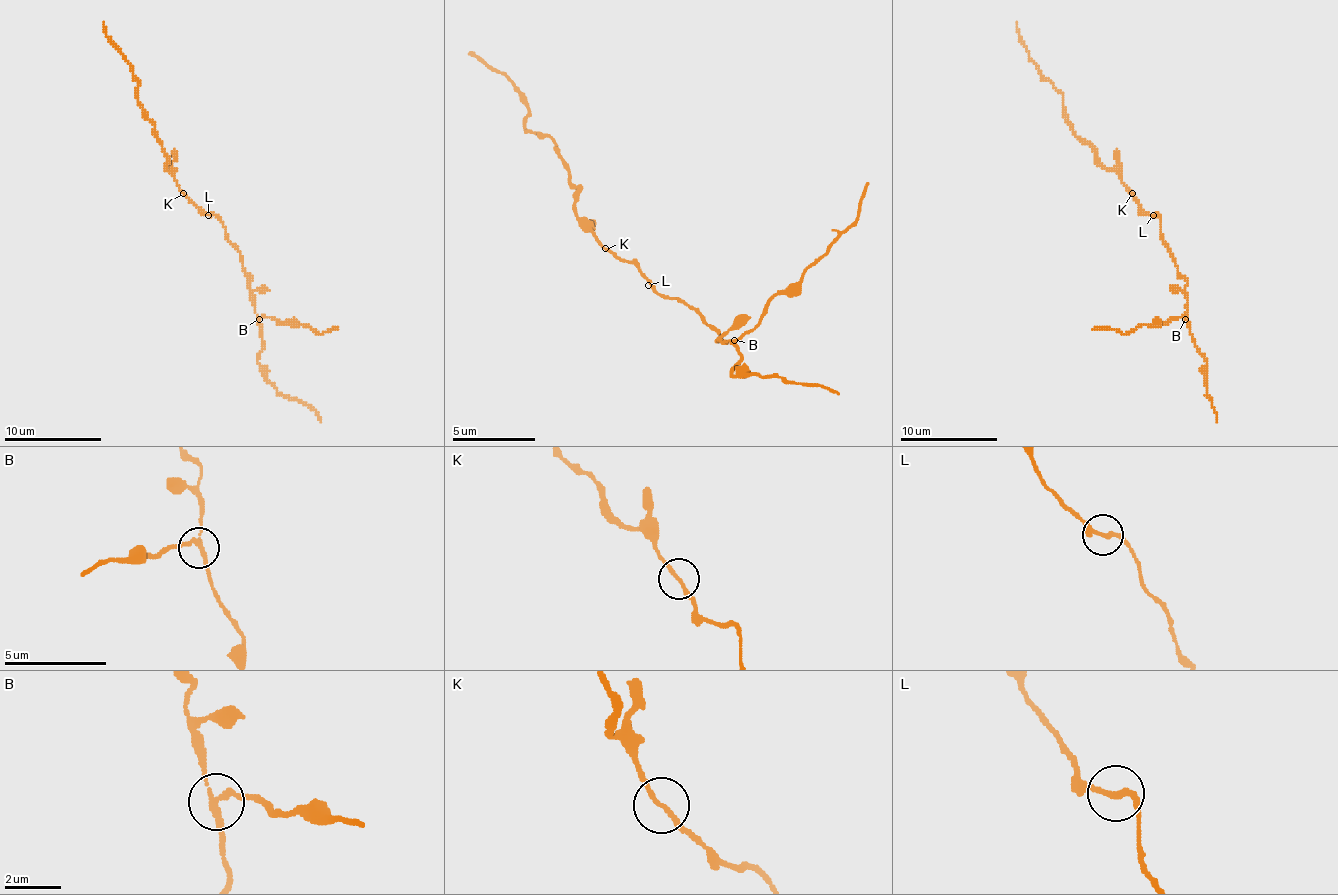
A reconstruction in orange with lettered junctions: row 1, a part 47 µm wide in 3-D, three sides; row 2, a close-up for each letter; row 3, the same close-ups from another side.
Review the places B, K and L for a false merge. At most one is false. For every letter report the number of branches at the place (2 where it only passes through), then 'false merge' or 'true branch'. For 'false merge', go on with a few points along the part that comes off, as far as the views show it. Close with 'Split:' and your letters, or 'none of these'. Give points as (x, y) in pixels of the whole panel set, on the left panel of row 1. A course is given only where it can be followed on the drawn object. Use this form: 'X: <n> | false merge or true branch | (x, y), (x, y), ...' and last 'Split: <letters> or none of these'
B: 3 | false merge | (260, 319), (274, 317), (284, 324), (308, 324), (323, 334), (338, 329)
K: 2 | true branch
L: 2 | true branch
Split: B

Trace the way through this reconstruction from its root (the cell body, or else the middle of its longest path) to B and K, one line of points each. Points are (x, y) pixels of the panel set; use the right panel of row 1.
B: (1153, 215), (1160, 219), (1163, 244), (1173, 254), (1177, 273), (1187, 283), (1185, 319)
K: (1153, 215), (1146, 212), (1131, 193)

